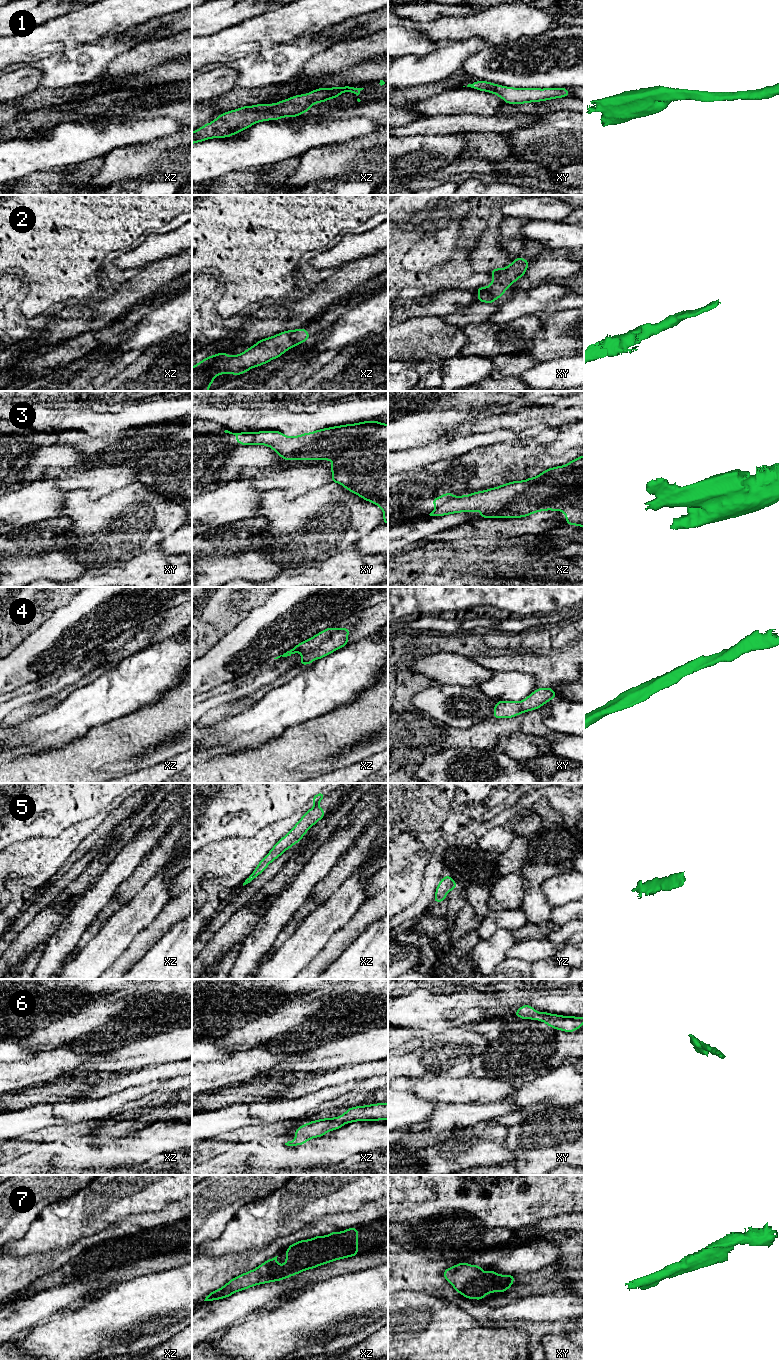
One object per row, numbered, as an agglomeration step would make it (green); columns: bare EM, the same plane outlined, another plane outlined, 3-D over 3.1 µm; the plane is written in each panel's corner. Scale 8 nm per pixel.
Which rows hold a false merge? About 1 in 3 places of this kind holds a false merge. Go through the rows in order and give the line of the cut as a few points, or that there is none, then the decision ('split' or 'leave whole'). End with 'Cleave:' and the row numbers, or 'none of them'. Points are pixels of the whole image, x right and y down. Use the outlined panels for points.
1: no cut | leave whole
2: no cut | leave whole
3: xz (453, 496), (437, 507) | split
4: no cut | leave whole
5: no cut | leave whole
6: no cut | leave whole
7: no cut | leave whole
Cleave: 3

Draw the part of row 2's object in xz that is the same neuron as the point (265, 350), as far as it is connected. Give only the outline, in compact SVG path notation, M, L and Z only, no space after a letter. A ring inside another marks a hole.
M304 328L289 330L258 341L245 352L229 356L218 353L209 356L192 367L192 391L208 391L219 374L244 374L281 355L294 346L304 343L310 335Z

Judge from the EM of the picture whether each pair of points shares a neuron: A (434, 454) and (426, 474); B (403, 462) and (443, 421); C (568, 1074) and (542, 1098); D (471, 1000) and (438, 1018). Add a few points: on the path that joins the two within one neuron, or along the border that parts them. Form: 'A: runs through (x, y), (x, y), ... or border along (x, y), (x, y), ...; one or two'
A: border along (453, 457), (439, 459), (412, 469); two
B: border along (441, 438), (433, 442), (398, 451); two
C: runs through (562, 1080), (548, 1092); one
D: runs through (463, 1008), (446, 1012); one

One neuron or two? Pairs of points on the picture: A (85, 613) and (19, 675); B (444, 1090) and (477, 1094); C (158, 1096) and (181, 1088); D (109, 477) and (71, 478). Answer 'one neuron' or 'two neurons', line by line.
A: one neuron
B: one neuron
C: one neuron
D: one neuron

